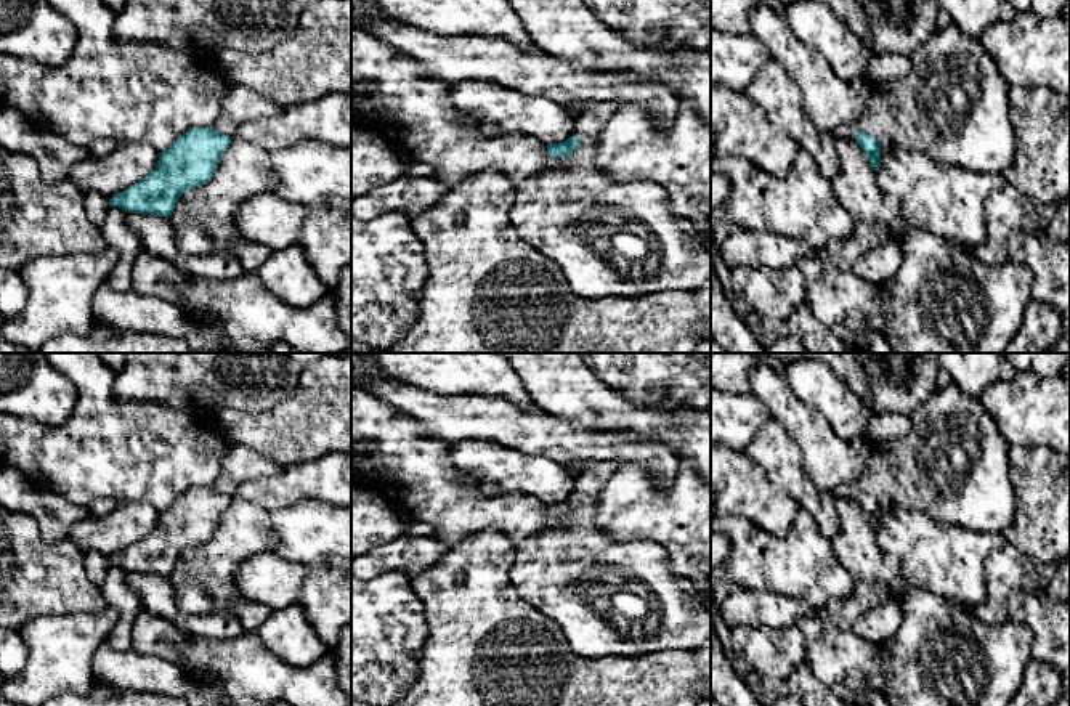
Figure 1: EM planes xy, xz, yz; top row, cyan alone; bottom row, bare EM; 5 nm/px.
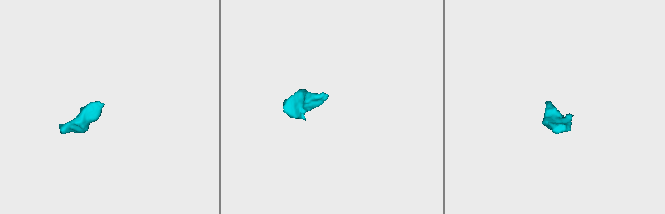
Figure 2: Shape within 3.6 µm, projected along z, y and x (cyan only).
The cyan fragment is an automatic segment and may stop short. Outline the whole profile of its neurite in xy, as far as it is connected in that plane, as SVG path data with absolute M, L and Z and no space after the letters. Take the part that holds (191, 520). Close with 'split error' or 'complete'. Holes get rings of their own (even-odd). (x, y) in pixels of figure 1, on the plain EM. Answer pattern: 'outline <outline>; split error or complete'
outline M231 443L217 481L209 488L188 489L168 509L159 512L156 528L112 557L111 566L168 578L183 552L205 544L213 536L242 483L273 477L282 469L284 465L253 449Z; split error

